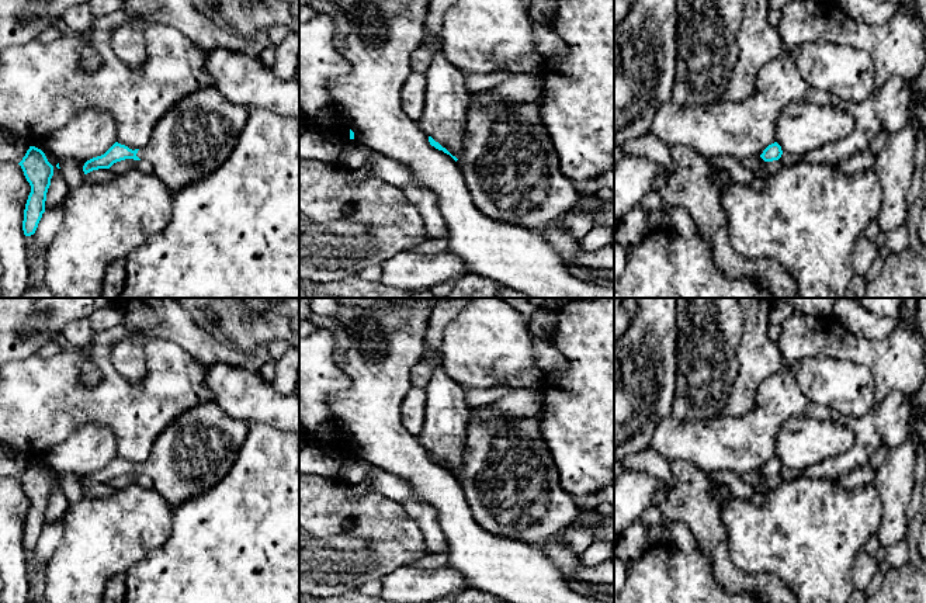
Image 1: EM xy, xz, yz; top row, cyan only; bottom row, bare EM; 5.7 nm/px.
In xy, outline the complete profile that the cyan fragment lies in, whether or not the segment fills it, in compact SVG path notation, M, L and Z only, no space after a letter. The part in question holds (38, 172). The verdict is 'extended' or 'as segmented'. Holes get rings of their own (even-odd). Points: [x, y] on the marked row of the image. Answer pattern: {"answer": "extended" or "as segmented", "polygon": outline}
{"answer": "as segmented", "polygon": "M30 146L18 164L31 186L22 221L24 235L31 236L35 233L45 212L46 193L53 176L53 166L48 162L45 153L35 146Z"}

